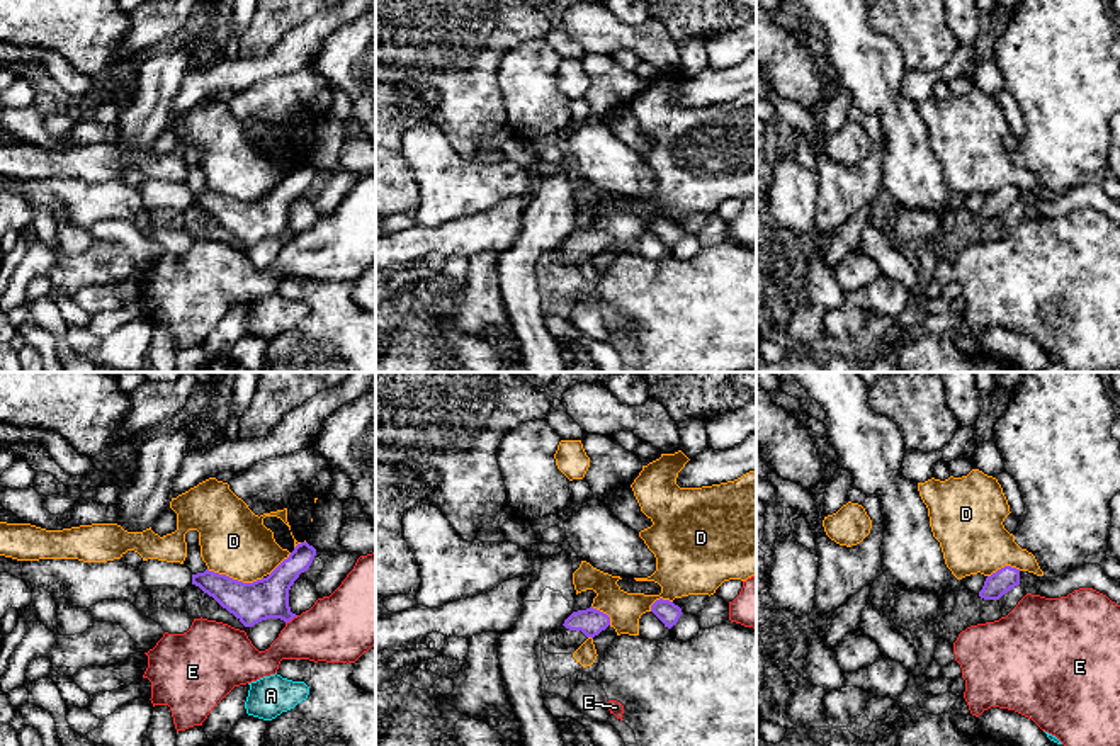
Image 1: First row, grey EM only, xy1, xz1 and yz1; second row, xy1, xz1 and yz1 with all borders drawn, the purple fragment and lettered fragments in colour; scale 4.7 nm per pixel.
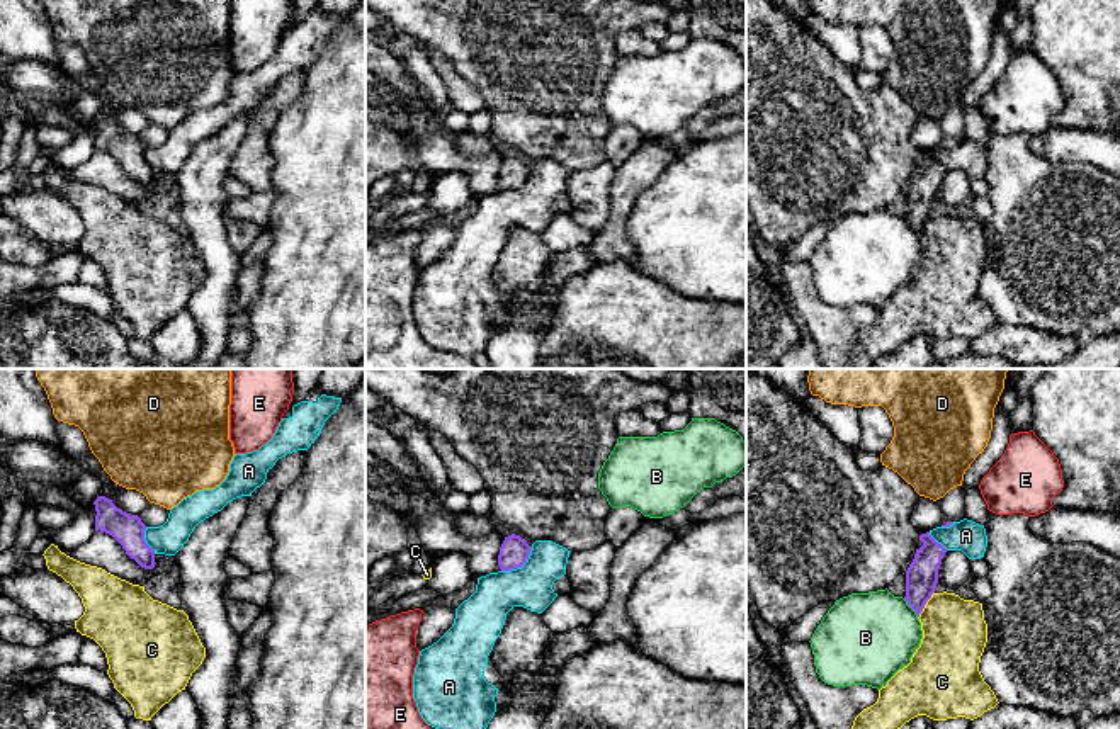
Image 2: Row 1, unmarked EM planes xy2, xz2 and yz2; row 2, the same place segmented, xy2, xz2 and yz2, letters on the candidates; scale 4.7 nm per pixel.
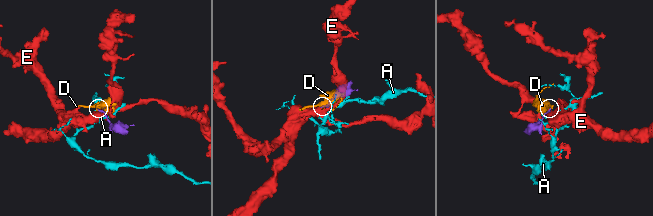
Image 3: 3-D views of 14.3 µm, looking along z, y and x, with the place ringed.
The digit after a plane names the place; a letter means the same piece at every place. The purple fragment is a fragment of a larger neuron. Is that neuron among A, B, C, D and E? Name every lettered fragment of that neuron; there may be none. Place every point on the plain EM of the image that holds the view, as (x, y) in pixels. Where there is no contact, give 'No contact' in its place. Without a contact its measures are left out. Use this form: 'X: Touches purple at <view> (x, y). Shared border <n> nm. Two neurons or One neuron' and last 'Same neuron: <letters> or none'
A: Touches purple at xz2 (519, 186). Shared border 190 nm. Two neurons
B: Touches purple at yz2 (910, 225). Shared border 120 nm. Two neurons
C: Touches purple at yz2 (925, 223). Shared border 150 nm. Two neurons
D: Touches purple at xy1 (235, 199). Shared border 260 nm. Two neurons
E: Touches purple at xy1 (291, 238). Shared border 80 nm. Two neurons
Same neuron: none

